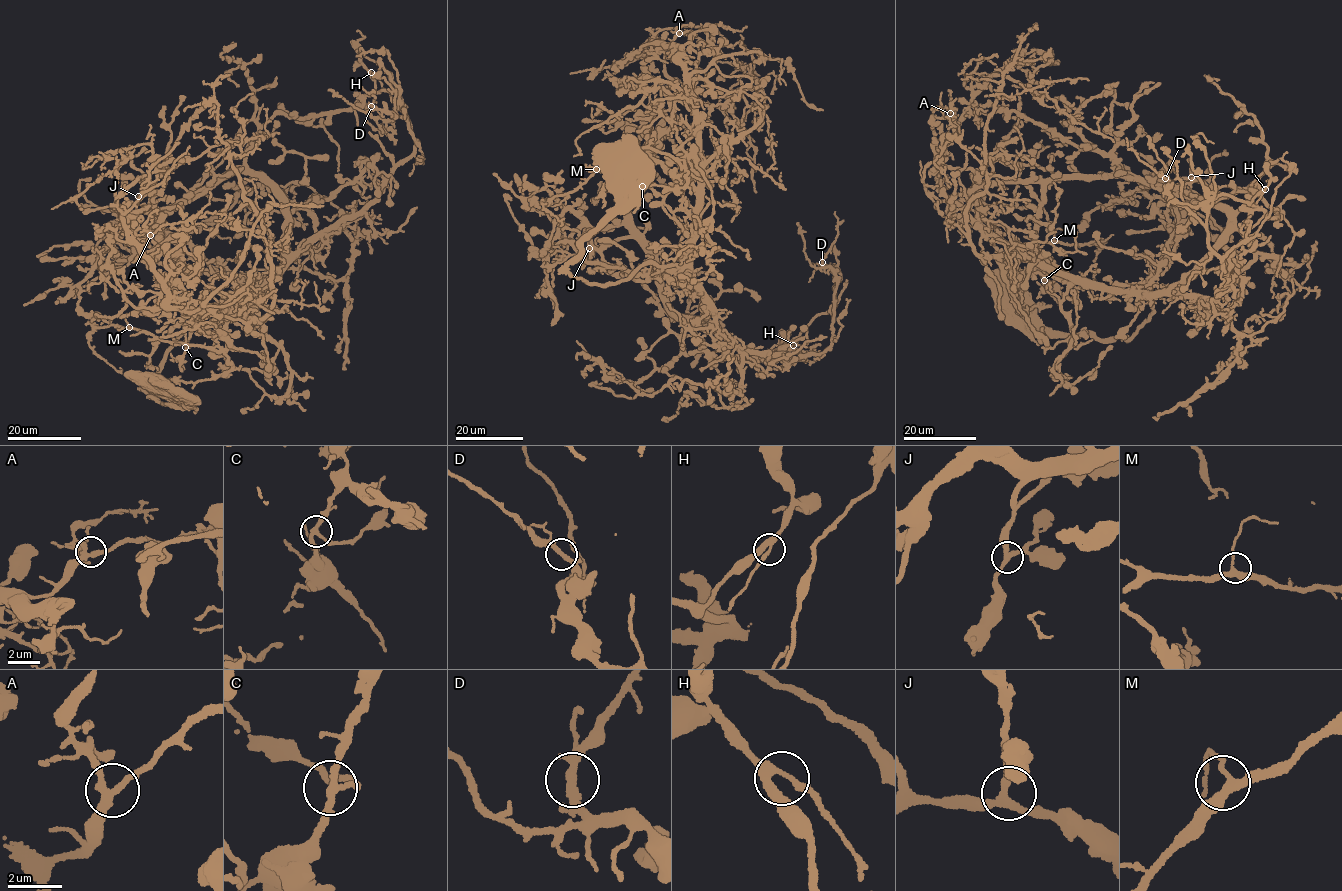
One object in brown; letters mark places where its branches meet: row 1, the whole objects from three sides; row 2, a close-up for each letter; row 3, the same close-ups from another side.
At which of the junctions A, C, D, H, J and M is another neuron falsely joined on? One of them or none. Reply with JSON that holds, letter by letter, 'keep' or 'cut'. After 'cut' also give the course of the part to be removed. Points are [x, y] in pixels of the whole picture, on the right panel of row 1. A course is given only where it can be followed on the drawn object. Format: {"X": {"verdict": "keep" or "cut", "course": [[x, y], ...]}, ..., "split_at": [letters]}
{"A": {"verdict": "keep"}, "C": {"verdict": "keep"}, "D": {"verdict": "keep"}, "H": {"verdict": "keep"}, "J": {"verdict": "keep"}, "M": {"verdict": "keep"}, "split_at": []}

